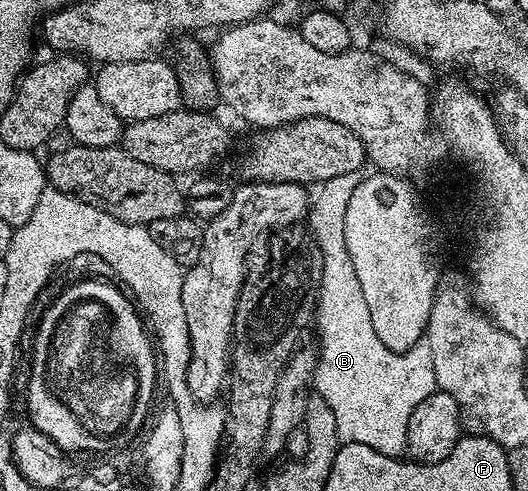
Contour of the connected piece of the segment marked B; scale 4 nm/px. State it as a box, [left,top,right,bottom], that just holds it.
[308,170,436,455]

